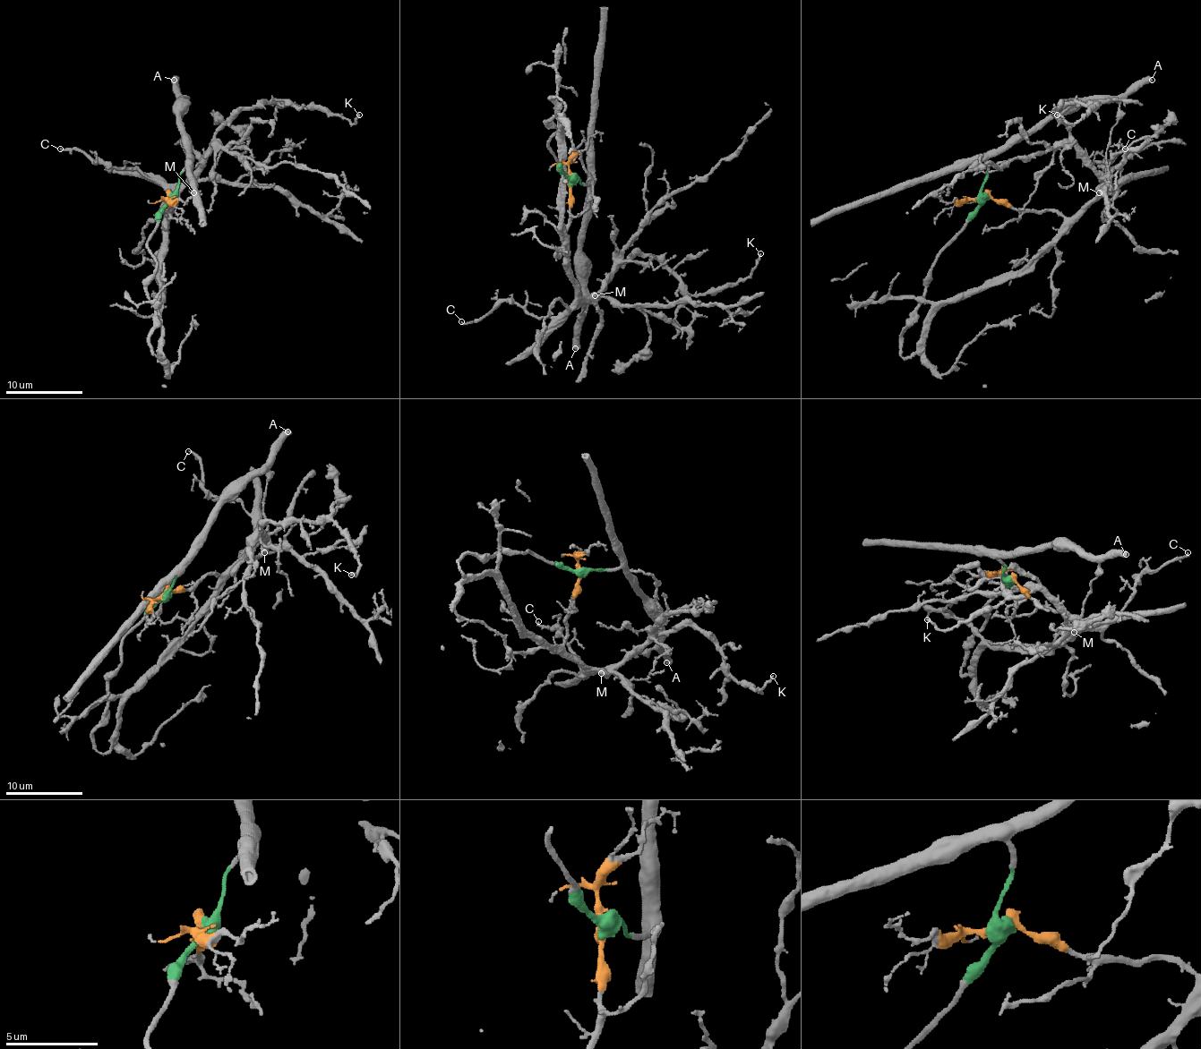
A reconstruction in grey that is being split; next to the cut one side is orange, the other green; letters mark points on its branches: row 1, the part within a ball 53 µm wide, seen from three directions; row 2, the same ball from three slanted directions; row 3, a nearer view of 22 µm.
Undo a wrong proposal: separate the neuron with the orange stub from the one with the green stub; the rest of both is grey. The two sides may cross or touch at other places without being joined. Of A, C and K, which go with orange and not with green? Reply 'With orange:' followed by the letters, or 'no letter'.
With orange: C, K

